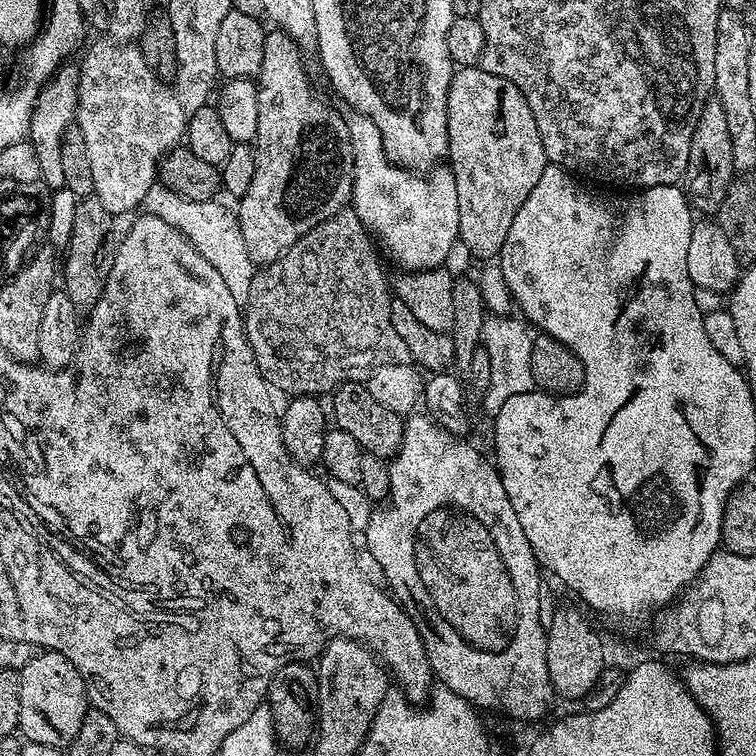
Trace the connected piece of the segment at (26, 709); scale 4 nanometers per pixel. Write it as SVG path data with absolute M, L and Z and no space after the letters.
M47 650L37 651L30 662L20 671L22 686L22 710L20 711L19 735L30 744L45 744L67 749L82 726L88 709L88 691L82 682L82 674L62 654Z

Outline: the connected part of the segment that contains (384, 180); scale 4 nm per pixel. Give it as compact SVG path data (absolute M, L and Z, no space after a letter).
M352 114L347 117L347 122L352 143L350 207L356 211L386 256L388 251L389 258L401 264L401 269L424 272L427 268L441 267L444 259L451 254L452 247L457 247L460 235L458 186L451 167L437 167L427 180L424 177L427 175L401 168L389 160L384 153L384 140L378 134L378 126L374 126L368 116Z

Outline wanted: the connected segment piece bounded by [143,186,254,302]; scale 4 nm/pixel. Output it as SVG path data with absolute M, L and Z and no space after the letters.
M154 186L148 191L143 207L151 215L173 224L196 247L198 254L202 254L202 258L206 258L206 262L210 262L210 266L214 266L214 270L222 274L230 294L234 294L236 300L243 302L250 294L254 265L246 250L246 242L242 238L237 213L216 203L215 199L188 200L172 188Z

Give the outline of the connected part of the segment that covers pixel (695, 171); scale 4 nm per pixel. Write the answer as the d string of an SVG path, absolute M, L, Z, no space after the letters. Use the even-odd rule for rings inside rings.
M710 98L704 103L700 121L696 123L694 138L690 142L688 169L685 170L682 181L688 203L697 213L715 213L722 198L726 198L726 190L733 179L734 154L730 154L730 133L726 127L726 113L722 110L720 99Z

